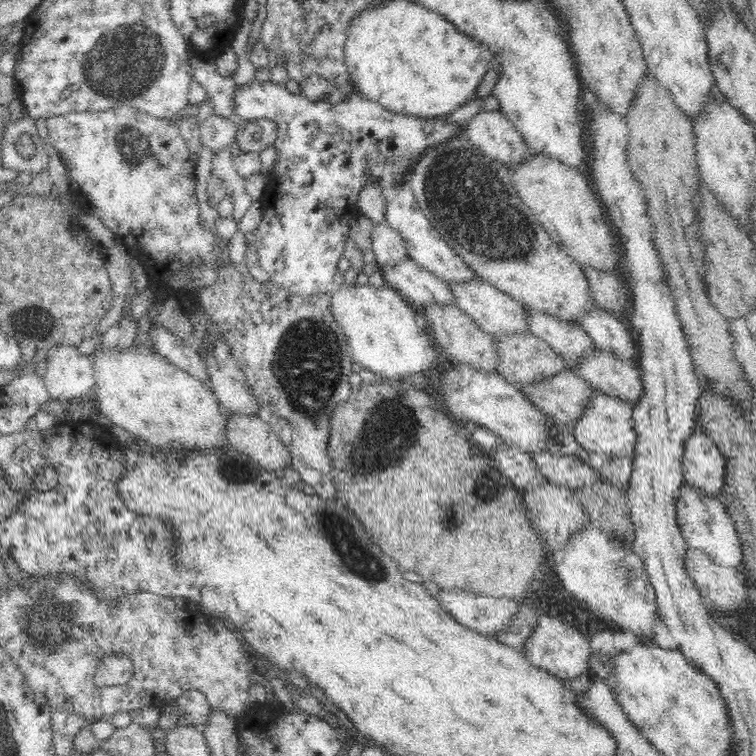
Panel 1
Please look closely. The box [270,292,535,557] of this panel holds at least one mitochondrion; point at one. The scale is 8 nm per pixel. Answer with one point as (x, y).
(390, 427)

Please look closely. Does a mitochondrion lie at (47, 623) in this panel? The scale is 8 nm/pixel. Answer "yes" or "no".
yes

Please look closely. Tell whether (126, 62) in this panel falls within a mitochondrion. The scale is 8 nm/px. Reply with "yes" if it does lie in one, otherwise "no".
yes

